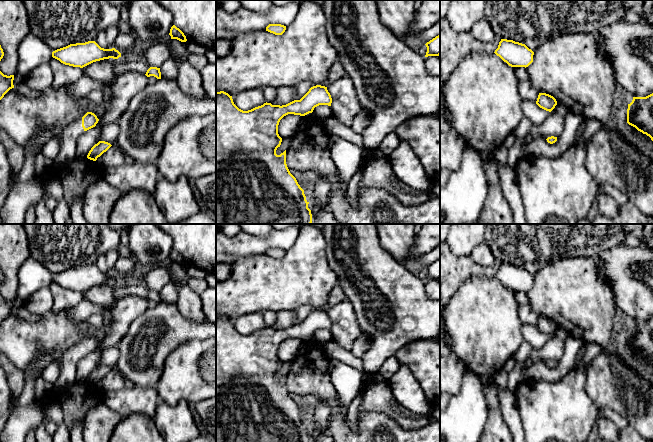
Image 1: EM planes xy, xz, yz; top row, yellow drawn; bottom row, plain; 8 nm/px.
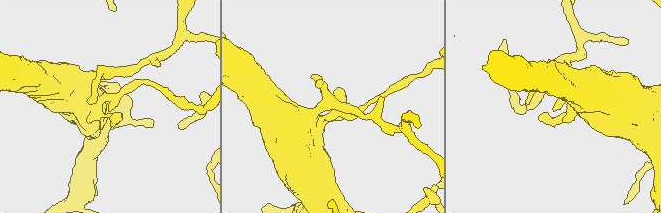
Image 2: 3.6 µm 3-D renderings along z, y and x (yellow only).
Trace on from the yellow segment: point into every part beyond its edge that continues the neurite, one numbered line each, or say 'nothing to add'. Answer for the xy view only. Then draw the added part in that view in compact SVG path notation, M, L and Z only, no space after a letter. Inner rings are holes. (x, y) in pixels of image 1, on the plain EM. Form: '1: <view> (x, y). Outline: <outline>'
1: xy (68, 362). Outline: M82 341L64 352L57 360L60 365L60 376L53 384L54 391L61 391L75 382L78 361L85 356L82 351Z

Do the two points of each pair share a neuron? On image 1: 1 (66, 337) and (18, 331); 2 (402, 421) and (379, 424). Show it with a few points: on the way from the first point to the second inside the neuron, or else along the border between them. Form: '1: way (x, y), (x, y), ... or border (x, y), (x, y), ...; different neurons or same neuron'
1: way (54, 335), (30, 335); same neuron
2: border (375, 411), (385, 413), (404, 428), (419, 428); different neurons

